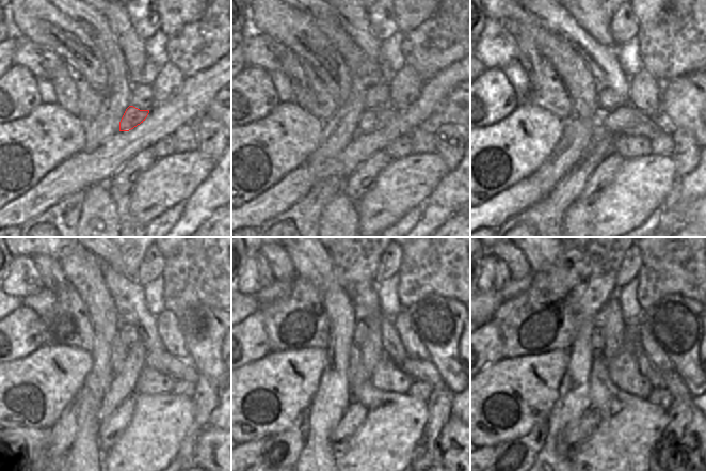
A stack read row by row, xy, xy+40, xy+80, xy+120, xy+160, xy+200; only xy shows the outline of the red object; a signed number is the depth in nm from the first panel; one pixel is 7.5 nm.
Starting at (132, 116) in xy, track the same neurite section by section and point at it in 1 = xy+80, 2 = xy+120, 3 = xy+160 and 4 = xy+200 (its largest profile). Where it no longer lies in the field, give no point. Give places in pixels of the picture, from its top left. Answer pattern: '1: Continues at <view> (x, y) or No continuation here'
1: Continues at xy+80 (625, 121)
2: Continues at xy+120 (157, 358)
3: Continues at xy+160 (424, 371)
4: Continues at xy+200 (670, 380)

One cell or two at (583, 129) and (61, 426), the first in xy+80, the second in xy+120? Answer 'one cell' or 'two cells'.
one cell

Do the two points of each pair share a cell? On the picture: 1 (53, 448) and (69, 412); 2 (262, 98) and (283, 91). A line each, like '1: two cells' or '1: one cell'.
1: one cell
2: two cells

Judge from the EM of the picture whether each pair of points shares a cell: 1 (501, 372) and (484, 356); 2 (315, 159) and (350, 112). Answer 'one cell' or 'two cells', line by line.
1: two cells
2: one cell

